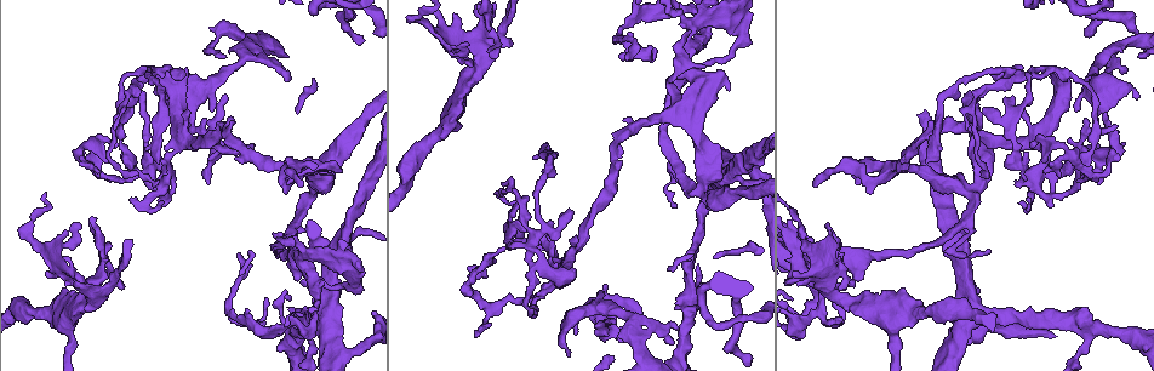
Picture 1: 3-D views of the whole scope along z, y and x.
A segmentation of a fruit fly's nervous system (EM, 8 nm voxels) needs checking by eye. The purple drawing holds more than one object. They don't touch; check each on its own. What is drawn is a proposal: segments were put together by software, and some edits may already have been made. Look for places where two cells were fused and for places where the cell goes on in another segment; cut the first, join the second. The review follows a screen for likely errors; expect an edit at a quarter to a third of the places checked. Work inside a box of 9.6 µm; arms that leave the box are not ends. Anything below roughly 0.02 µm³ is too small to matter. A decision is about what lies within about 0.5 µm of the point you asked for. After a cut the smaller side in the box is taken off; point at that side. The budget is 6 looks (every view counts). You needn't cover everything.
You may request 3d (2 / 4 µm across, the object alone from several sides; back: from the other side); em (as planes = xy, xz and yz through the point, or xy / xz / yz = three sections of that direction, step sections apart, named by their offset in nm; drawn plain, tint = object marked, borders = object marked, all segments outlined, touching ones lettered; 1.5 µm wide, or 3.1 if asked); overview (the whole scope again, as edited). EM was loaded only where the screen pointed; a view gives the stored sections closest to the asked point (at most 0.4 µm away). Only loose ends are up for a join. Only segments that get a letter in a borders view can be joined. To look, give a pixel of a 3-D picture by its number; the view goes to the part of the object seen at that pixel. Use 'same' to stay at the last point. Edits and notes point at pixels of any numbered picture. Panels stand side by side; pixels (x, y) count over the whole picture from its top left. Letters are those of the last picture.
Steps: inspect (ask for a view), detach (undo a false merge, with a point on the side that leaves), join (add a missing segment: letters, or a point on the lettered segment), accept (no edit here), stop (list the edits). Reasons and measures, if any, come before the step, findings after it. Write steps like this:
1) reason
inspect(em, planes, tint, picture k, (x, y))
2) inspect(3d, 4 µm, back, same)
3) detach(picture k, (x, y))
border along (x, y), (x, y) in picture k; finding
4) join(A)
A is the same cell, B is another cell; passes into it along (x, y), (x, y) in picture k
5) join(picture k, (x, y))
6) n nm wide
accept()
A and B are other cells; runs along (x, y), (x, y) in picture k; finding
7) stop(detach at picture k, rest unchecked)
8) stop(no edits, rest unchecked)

stops while still wide
inspect(em, yz, step 8, borders, picture 1, (716, 179))

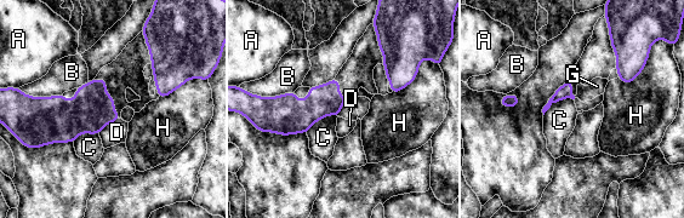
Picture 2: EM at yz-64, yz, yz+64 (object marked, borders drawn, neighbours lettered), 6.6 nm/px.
accept()
A, B, C, D, G and H are other cells; border along (120, 118), (108, 122), (98, 133) in picture 2; no lettered segment goes on from it

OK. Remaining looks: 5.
free end
inspect(em, planes, borders, picture 1, (467, 44))

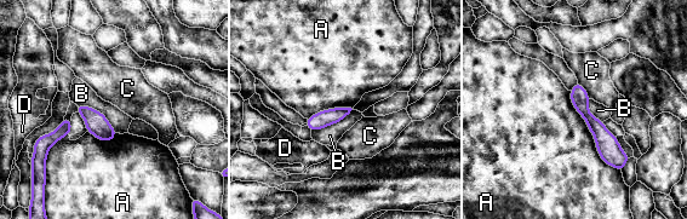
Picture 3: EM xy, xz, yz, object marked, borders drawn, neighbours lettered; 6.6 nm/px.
accept()
A, B, C and D are other cells; runs along (577, 87), (585, 115), (617, 161) in picture 3; none of them fits

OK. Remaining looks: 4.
sudden change in width
inspect(em, planes, borders, picture 1, (893, 343))

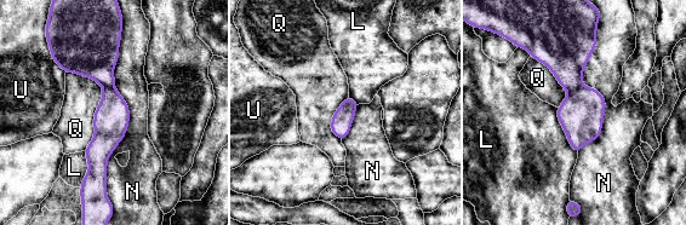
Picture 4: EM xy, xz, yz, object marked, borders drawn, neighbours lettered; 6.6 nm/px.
detach(picture 4, (566, 53))
L, N, Q and U are other cells; border along (581, 85), (569, 93) in picture 4; a second cell is stuck on

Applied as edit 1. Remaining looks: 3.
stop(detach at picture 4, rest unchecked)

